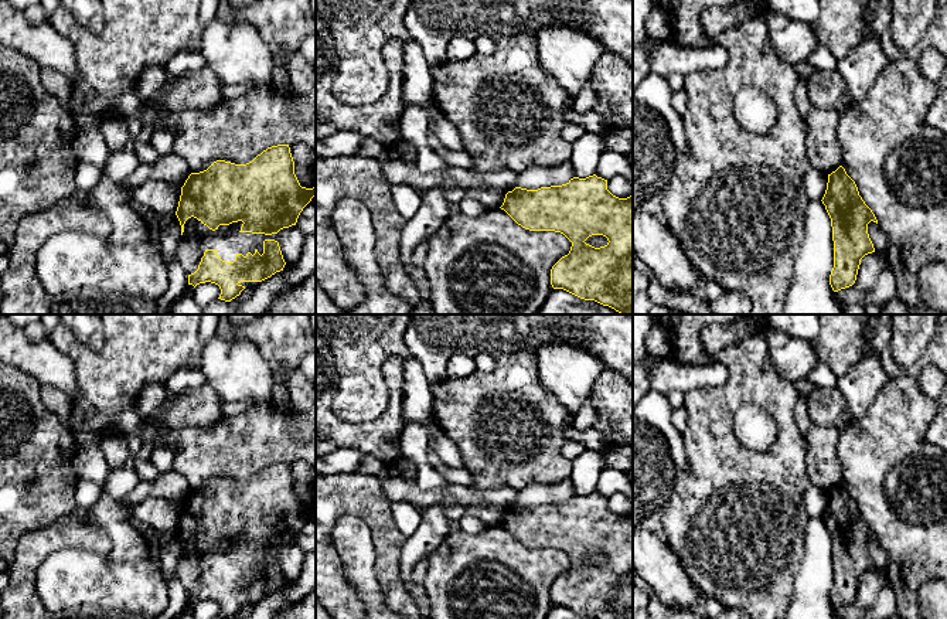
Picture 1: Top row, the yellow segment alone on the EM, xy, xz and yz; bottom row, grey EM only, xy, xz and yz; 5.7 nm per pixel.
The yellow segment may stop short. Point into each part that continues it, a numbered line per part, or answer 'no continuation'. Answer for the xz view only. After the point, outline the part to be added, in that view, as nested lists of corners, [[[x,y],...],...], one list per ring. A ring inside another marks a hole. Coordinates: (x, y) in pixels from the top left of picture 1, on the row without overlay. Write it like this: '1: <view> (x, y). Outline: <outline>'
no continuation

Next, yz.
no continuation

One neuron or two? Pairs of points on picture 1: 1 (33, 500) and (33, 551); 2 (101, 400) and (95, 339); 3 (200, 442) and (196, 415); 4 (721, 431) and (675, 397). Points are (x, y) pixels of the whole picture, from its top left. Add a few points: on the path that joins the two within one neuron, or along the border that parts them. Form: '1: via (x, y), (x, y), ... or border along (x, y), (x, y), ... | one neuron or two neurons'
1: border along (64, 516), (27, 530), (19, 538), (14, 551) | two neurons
2: border along (70, 330), (91, 349), (99, 350), (105, 344) | two neurons
3: border along (224, 415), (208, 425), (166, 428) | two neurons
4: border along (684, 393), (684, 402), (681, 405) | two neurons

